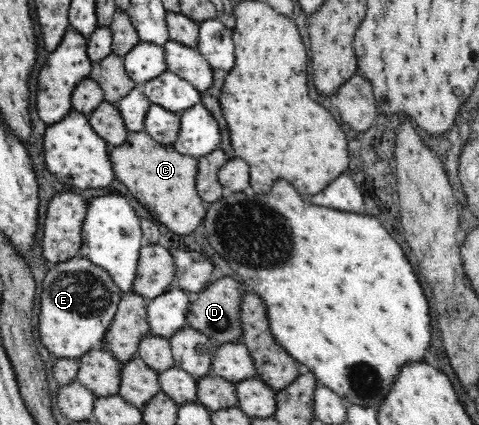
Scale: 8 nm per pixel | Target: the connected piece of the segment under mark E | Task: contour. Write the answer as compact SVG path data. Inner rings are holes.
M85 257L49 265L39 294L41 344L58 358L81 359L91 350L104 349L105 332L117 312L121 292L105 269Z

